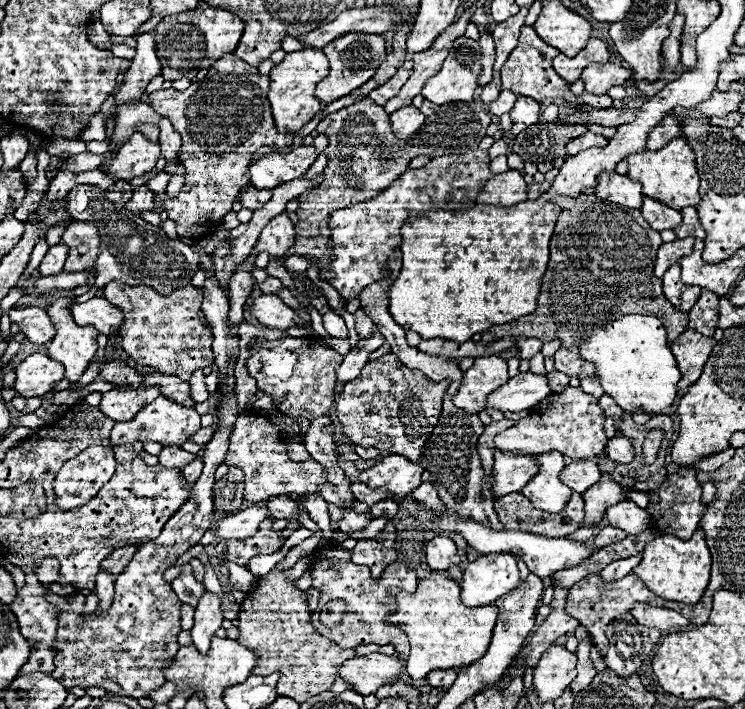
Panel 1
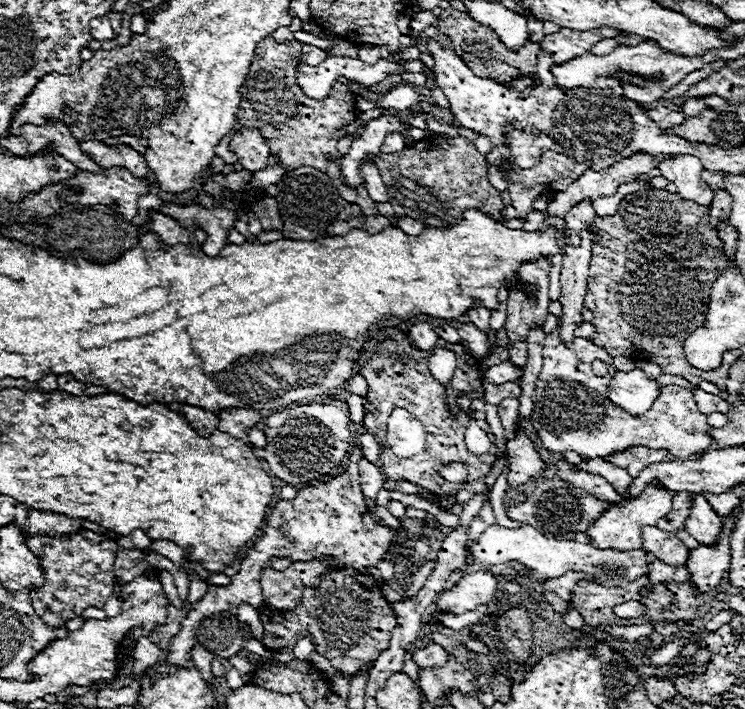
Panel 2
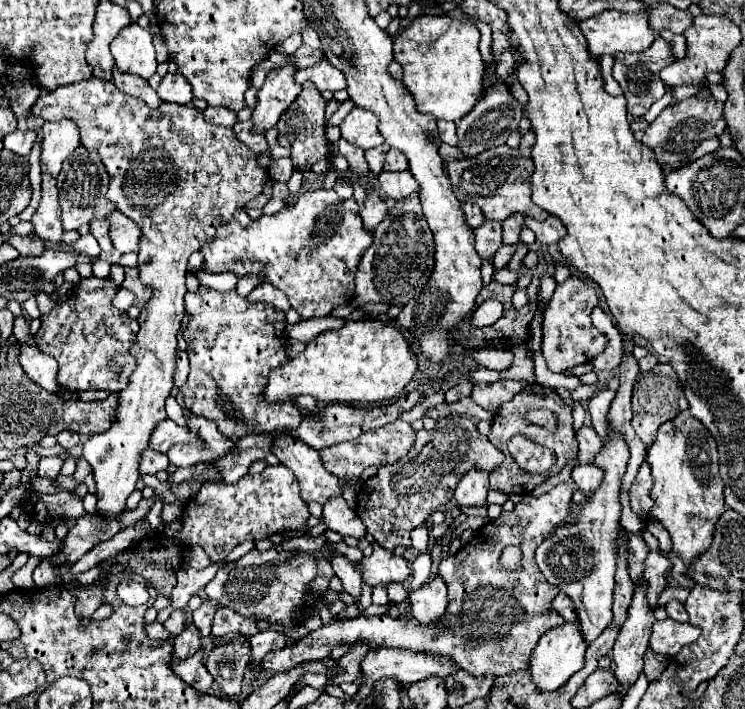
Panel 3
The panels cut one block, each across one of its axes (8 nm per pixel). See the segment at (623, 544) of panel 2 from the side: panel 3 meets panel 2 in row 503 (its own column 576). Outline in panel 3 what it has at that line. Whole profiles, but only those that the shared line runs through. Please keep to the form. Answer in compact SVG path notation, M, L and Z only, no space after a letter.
M564 624L560 628L554 628L550 632L544 634L544 638L540 638L538 646L534 648L532 656L530 656L530 674L532 680L536 684L536 688L544 690L544 692L554 692L556 688L562 688L568 678L578 672L584 666L584 652L586 652L586 642L582 638L582 632L578 628L578 624Z

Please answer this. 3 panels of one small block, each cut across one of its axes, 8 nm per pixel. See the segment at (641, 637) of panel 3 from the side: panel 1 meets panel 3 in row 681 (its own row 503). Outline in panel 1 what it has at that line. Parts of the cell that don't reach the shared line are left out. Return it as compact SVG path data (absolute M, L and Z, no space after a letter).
M622 500L606 510L606 518L610 526L620 526L628 534L640 534L644 528L648 528L650 518L644 508L638 508L630 500Z

